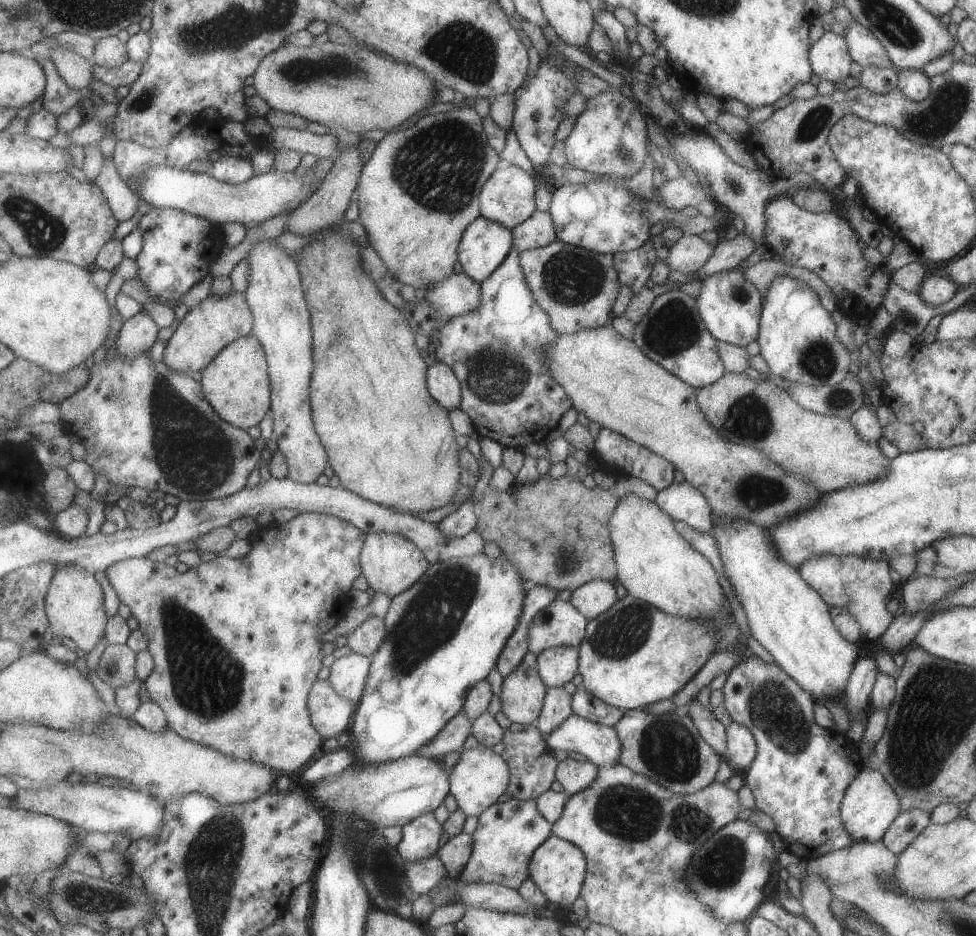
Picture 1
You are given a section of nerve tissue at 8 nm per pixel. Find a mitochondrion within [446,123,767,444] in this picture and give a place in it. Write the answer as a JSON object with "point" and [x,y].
{"point":[496,371]}

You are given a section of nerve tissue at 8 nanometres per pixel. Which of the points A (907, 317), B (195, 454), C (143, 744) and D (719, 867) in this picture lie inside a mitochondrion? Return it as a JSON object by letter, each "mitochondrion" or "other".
{"A":"mitochondrion","B":"mitochondrion","C":"other","D":"mitochondrion"}

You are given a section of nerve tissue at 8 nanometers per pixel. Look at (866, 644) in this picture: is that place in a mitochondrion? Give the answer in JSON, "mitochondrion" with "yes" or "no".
{"mitochondrion":"no"}

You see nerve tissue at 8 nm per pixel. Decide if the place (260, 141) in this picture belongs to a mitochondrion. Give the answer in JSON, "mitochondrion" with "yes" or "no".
{"mitochondrion":"no"}

